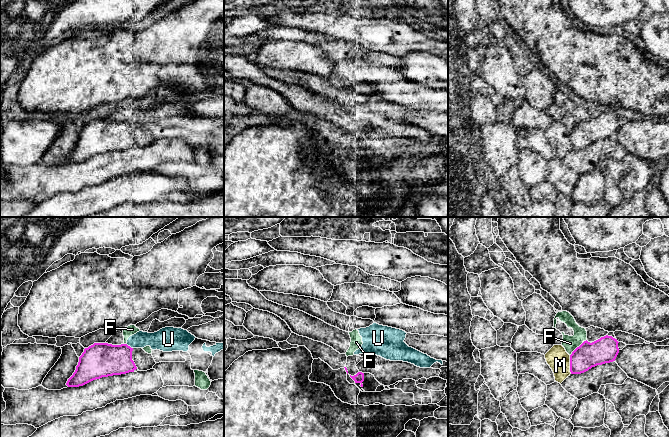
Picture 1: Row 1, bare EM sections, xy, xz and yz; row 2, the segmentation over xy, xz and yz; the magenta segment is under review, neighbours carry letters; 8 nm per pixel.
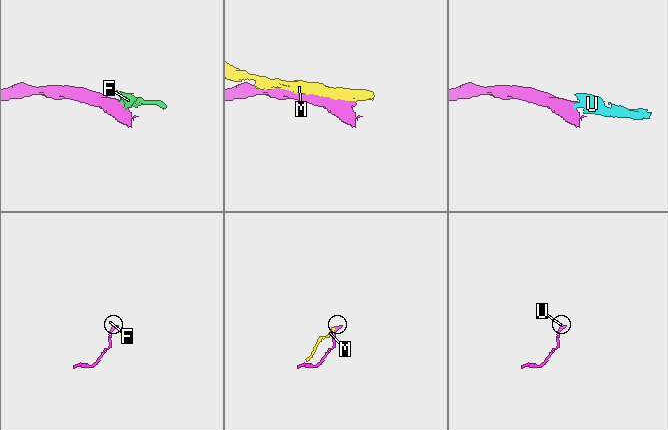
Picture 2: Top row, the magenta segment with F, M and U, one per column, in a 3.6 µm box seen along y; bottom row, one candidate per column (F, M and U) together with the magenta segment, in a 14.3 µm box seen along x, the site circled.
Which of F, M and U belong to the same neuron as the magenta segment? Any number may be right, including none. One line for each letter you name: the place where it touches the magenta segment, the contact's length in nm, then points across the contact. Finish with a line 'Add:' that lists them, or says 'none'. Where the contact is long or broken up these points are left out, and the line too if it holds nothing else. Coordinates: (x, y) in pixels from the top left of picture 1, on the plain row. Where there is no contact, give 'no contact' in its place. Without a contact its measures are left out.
Add: none

